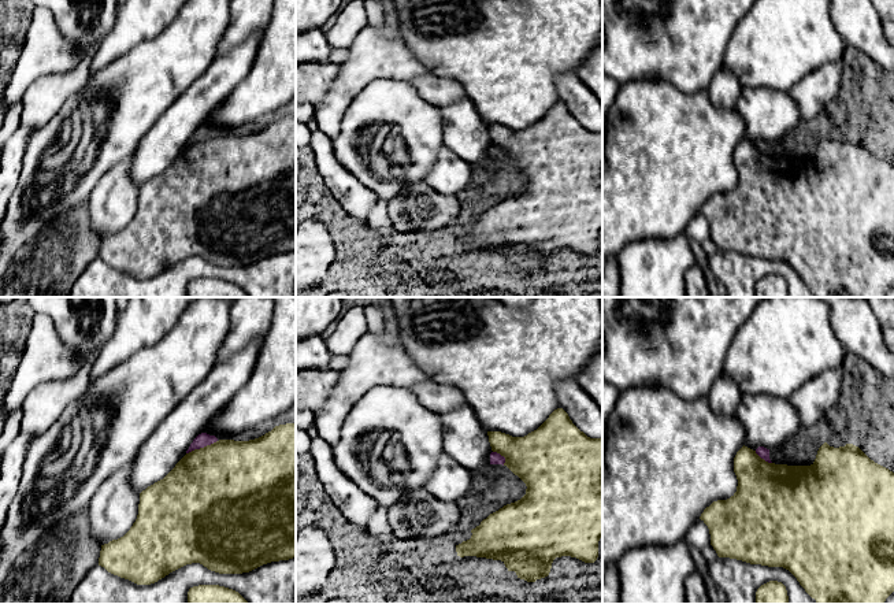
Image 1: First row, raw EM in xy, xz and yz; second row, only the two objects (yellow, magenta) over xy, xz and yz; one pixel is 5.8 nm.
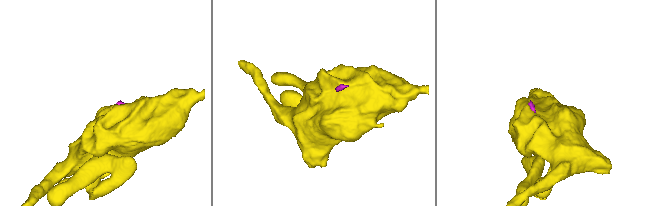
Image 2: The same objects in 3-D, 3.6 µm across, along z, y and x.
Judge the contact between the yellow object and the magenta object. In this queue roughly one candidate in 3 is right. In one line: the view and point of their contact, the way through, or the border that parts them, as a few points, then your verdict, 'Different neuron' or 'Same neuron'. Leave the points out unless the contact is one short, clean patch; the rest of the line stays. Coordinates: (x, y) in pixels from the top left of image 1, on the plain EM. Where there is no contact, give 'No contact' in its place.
Touches yellow at xy (201, 141). Boundary: xy (216, 133), (186, 147). Different neuron

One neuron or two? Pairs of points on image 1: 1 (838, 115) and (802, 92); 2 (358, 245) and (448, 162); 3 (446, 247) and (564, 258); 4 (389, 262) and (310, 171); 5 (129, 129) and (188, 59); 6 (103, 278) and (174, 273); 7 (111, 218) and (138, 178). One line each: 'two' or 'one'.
1: two
2: two
3: one
4: one
5: one
6: one
7: two

